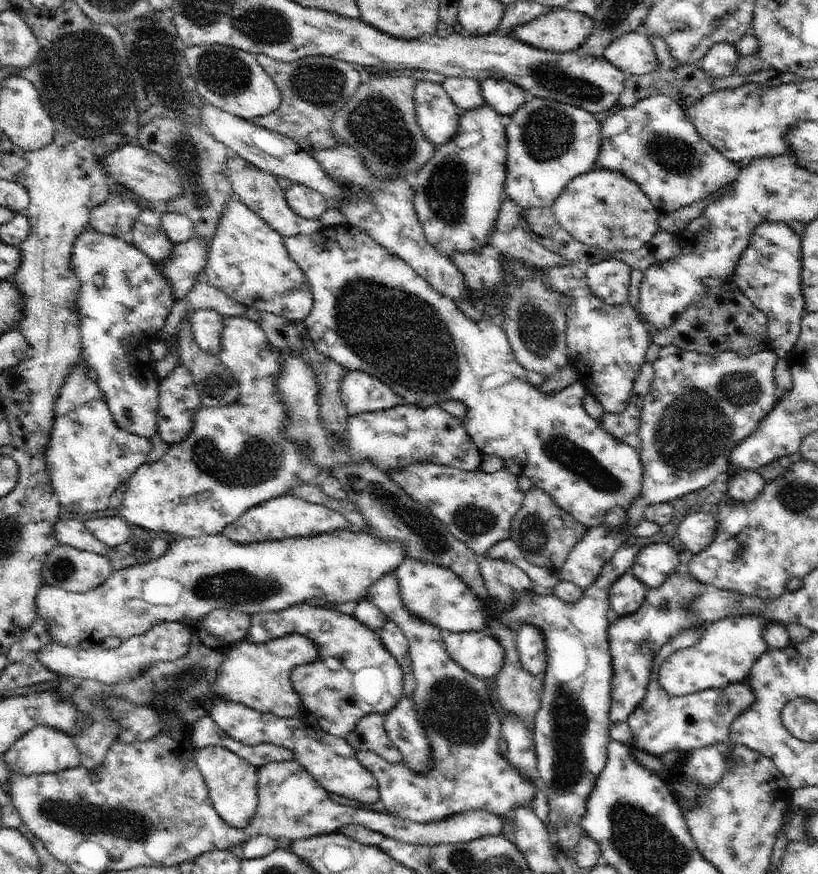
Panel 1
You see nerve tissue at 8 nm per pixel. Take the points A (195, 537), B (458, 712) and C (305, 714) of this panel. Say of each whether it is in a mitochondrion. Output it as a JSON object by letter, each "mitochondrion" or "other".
{"A":"other","B":"mitochondrion","C":"other"}

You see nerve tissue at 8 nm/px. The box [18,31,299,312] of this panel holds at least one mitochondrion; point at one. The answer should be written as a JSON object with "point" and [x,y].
{"point":[89,105]}

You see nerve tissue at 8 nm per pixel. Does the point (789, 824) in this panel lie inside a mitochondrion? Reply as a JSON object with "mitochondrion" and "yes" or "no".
{"mitochondrion":"no"}

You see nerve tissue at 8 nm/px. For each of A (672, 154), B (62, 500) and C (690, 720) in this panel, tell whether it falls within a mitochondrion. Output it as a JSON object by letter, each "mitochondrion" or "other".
{"A":"mitochondrion","B":"other","C":"other"}

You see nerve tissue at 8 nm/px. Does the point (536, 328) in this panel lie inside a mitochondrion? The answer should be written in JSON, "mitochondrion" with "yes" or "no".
{"mitochondrion":"yes"}

